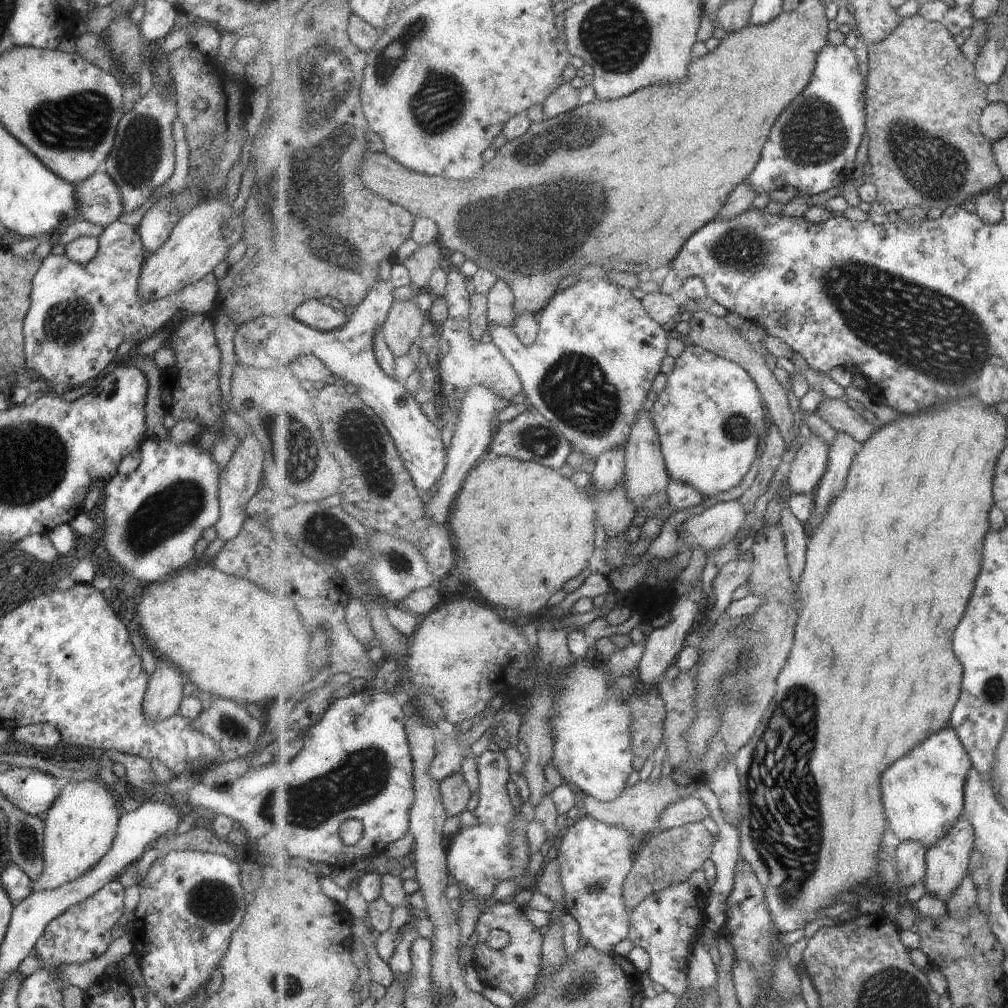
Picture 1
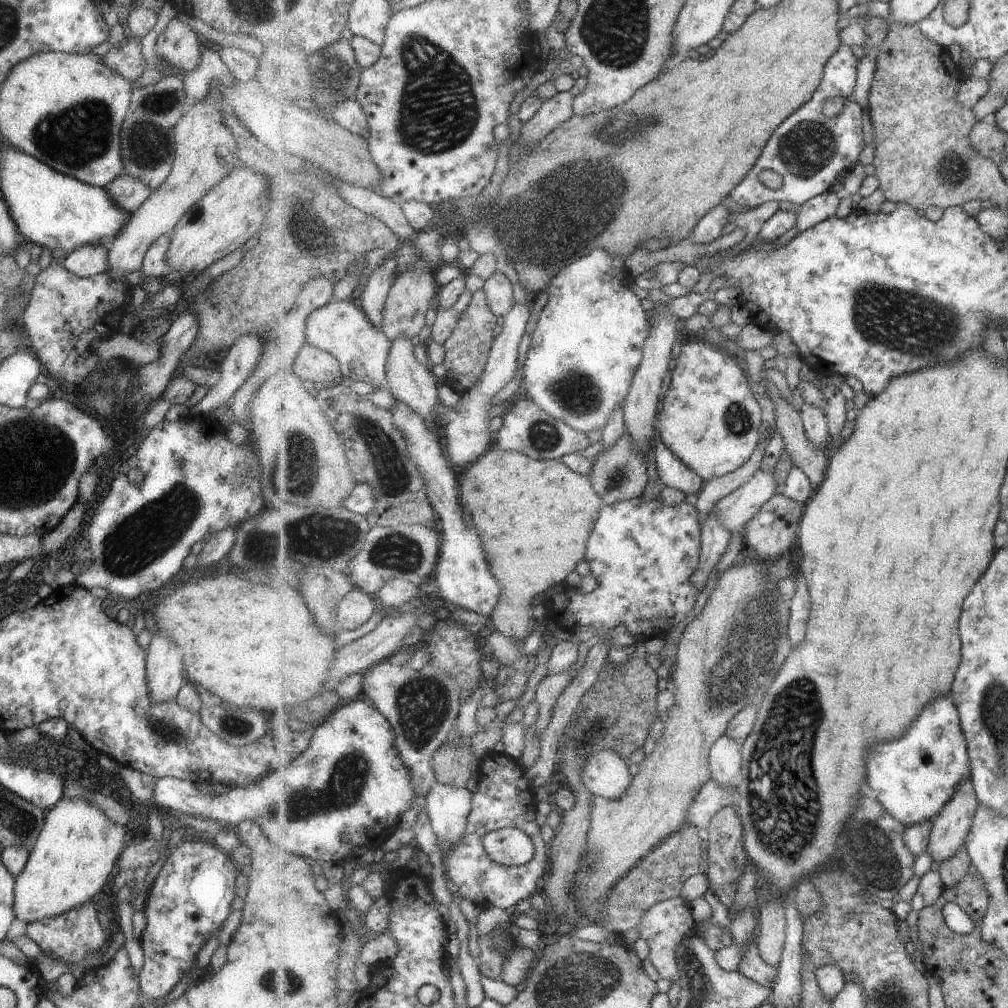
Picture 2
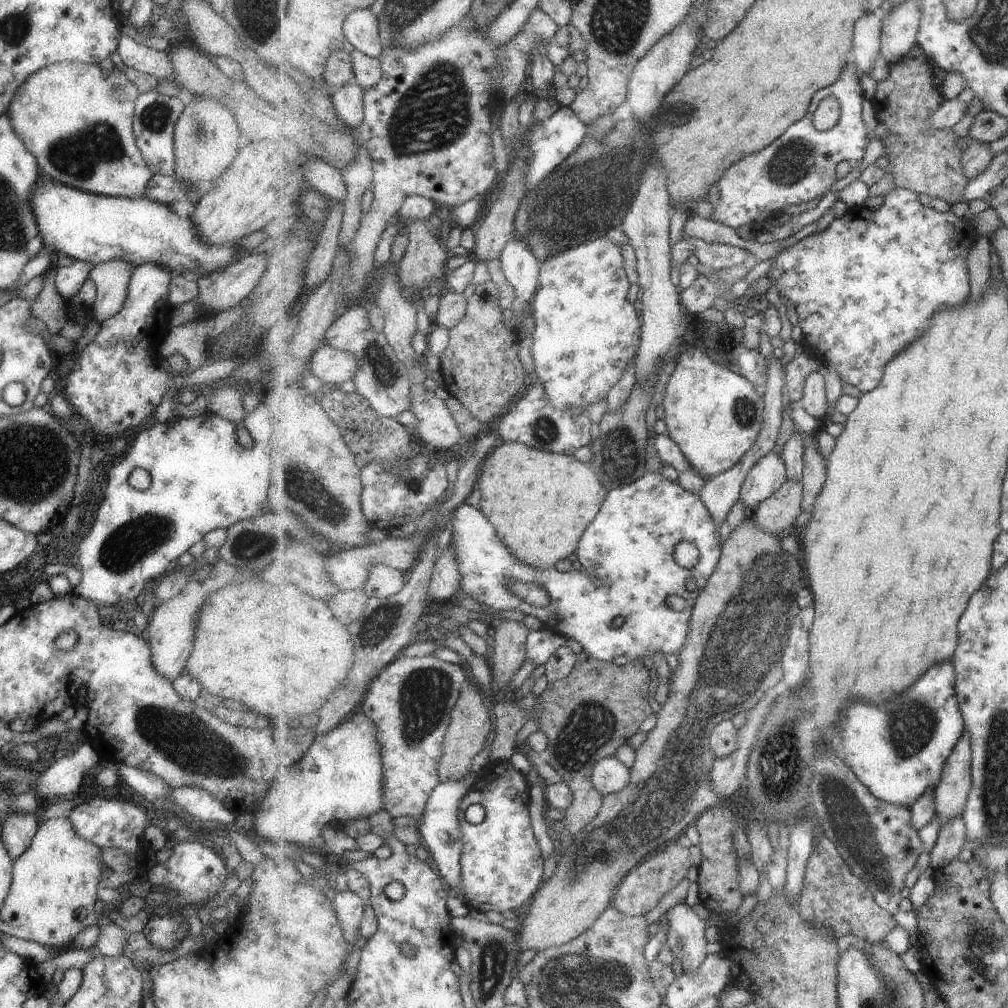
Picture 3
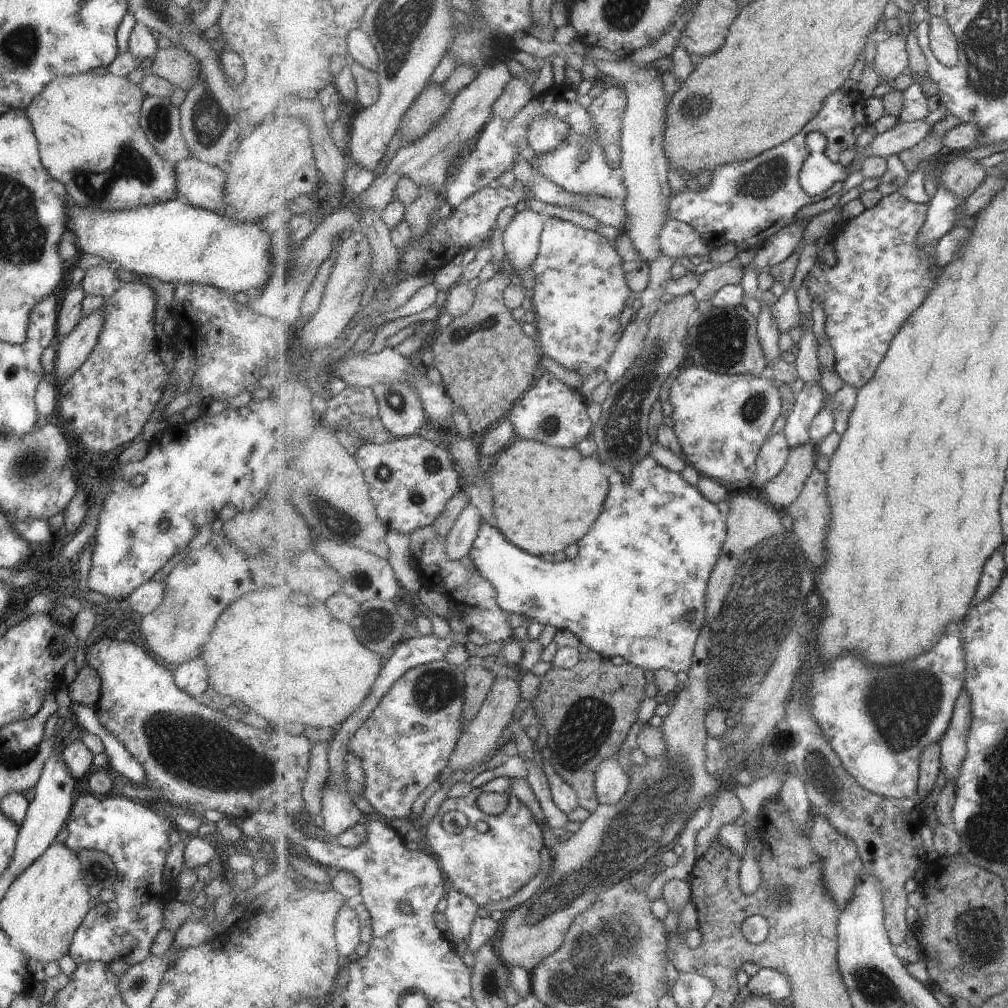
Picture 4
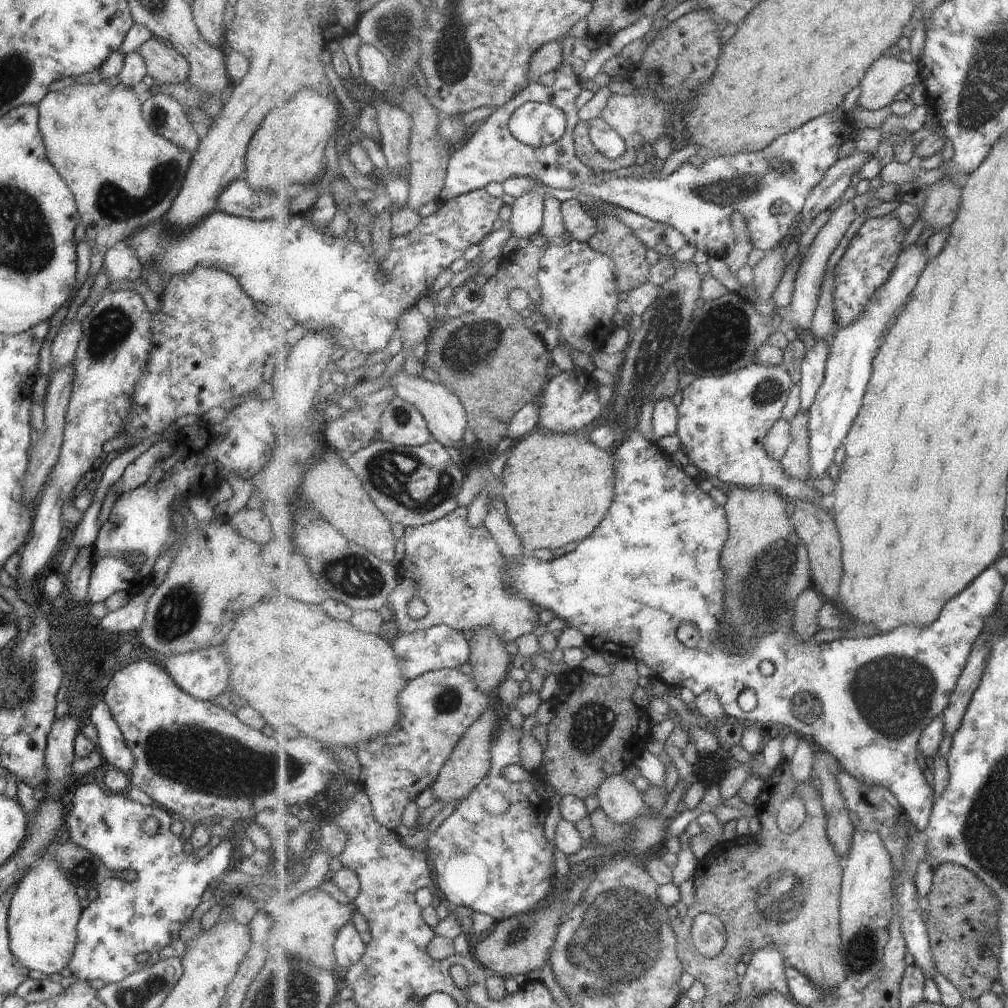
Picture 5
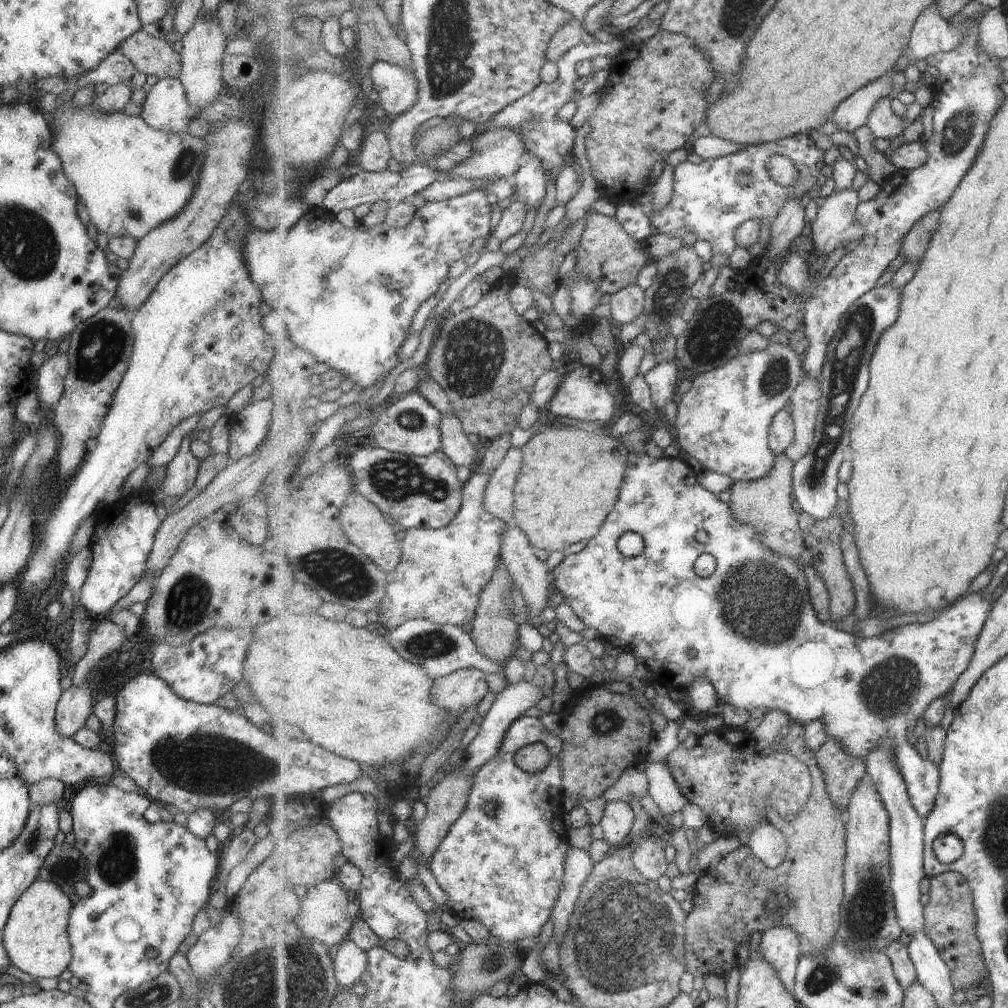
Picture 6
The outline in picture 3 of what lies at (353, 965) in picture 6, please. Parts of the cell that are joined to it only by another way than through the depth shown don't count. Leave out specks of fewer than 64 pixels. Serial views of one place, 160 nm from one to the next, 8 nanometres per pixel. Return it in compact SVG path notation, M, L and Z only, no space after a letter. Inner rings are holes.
M351 890L331 894L334 898L338 919L344 930L344 936L351 944L351 948L355 948L354 944L358 939L357 934L359 934L362 927L362 920L368 902L365 902Z

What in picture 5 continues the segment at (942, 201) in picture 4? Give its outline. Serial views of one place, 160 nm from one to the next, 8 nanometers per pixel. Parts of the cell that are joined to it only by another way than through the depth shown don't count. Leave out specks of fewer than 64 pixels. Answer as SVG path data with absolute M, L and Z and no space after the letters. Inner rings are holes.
M922 236L903 250L898 266L894 268L886 286L876 293L864 318L850 327L837 329L826 364L824 383L817 393L813 406L808 410L812 464L810 484L815 478L825 476L829 472L835 460L835 452L844 444L864 402L866 388L874 370L874 358L882 346L881 334L895 316L897 308L910 300L920 276L930 263L925 246L926 237Z

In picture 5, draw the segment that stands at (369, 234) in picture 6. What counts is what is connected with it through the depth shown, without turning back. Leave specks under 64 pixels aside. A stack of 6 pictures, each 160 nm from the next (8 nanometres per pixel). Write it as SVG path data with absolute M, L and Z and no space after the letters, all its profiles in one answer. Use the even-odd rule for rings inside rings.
M479 189L476 191L471 191L467 194L458 196L457 198L451 199L447 202L442 202L439 210L436 213L429 215L428 217L423 217L421 219L421 224L415 229L412 230L409 234L406 234L402 237L392 237L391 238L391 250L389 254L384 259L379 259L377 254L374 252L374 246L371 244L371 249L365 248L365 246L361 246L361 244L357 240L351 240L347 238L347 235L342 237L335 238L335 236L331 236L331 228L330 227L316 227L311 224L310 220L307 220L300 208L296 209L295 213L285 217L273 217L265 220L251 220L243 217L236 217L227 213L219 212L217 209L207 213L204 217L201 217L198 221L195 221L195 224L192 224L190 227L183 229L182 231L174 231L167 223L163 217L156 218L152 220L149 224L138 228L135 232L132 232L126 240L123 240L128 247L131 247L135 254L138 256L138 261L141 265L146 265L151 271L155 271L159 273L165 278L169 278L171 275L179 275L181 273L190 273L196 265L201 265L204 267L213 267L219 269L220 271L226 272L231 276L235 277L237 284L241 287L241 290L252 298L255 304L260 307L273 306L277 307L278 304L288 304L288 314L292 316L293 320L297 324L296 335L302 334L309 331L320 331L323 329L324 331L334 330L334 333L337 333L338 336L336 339L340 342L339 353L346 352L349 349L353 350L361 350L362 352L367 352L368 356L374 352L385 350L387 348L387 344L391 342L391 338L394 338L396 335L396 324L394 323L401 311L404 311L407 307L412 307L416 304L419 298L423 298L423 296L427 296L433 288L437 277L445 272L455 262L455 260L459 260L459 258L463 258L465 256L465 252L467 252L467 248L469 246L475 246L475 244L481 244L487 235L492 233L493 230L493 222L495 220L499 220L500 211L509 201L506 197L495 197L491 196L489 192L485 189ZM381 269L386 269L387 271L387 280L382 283L381 281L377 281L377 271Z

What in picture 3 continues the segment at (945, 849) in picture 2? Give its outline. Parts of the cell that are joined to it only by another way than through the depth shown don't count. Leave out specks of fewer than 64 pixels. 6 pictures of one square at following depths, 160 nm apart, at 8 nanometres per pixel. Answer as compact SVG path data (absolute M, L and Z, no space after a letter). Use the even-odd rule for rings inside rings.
M966 728L958 746L948 759L942 782L936 788L936 816L941 825L963 817L973 788L972 748Z

